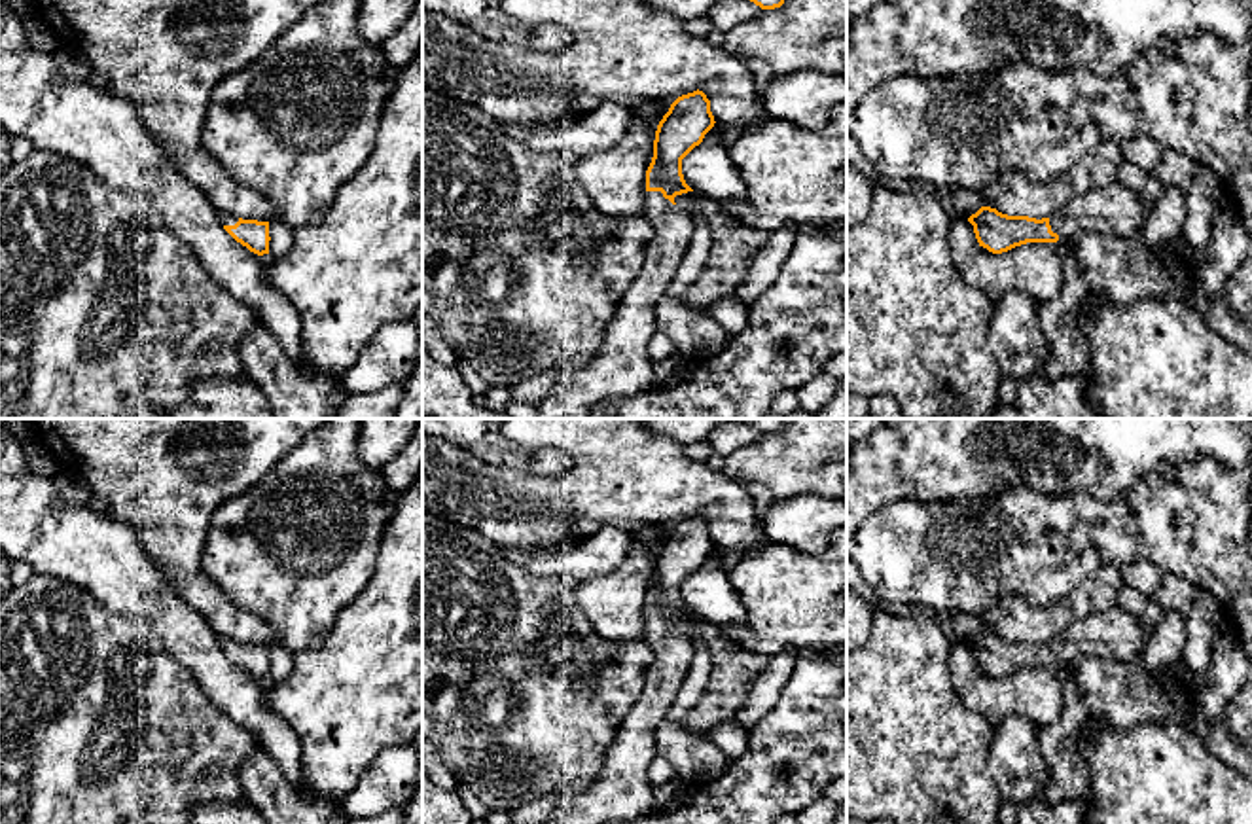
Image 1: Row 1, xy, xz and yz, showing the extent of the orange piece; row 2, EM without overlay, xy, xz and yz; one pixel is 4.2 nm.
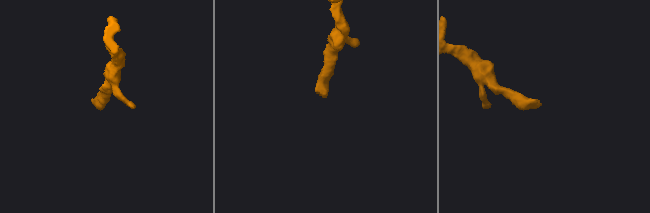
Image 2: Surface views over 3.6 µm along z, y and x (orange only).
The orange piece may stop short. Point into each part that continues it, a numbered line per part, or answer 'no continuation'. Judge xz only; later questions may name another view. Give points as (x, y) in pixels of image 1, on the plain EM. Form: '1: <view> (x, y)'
1: xz (622, 790)

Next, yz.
1: yz (1116, 635)

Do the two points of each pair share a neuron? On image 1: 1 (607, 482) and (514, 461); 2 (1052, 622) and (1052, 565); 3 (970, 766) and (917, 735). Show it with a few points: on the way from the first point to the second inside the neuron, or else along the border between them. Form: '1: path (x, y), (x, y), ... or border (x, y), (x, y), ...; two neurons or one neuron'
1: border (574, 459), (569, 470), (555, 476), (519, 472); two neurons
2: border (1088, 576), (1048, 605), (1008, 595); two neurons
3: path (957, 766), (947, 766), (930, 749); one neuron

